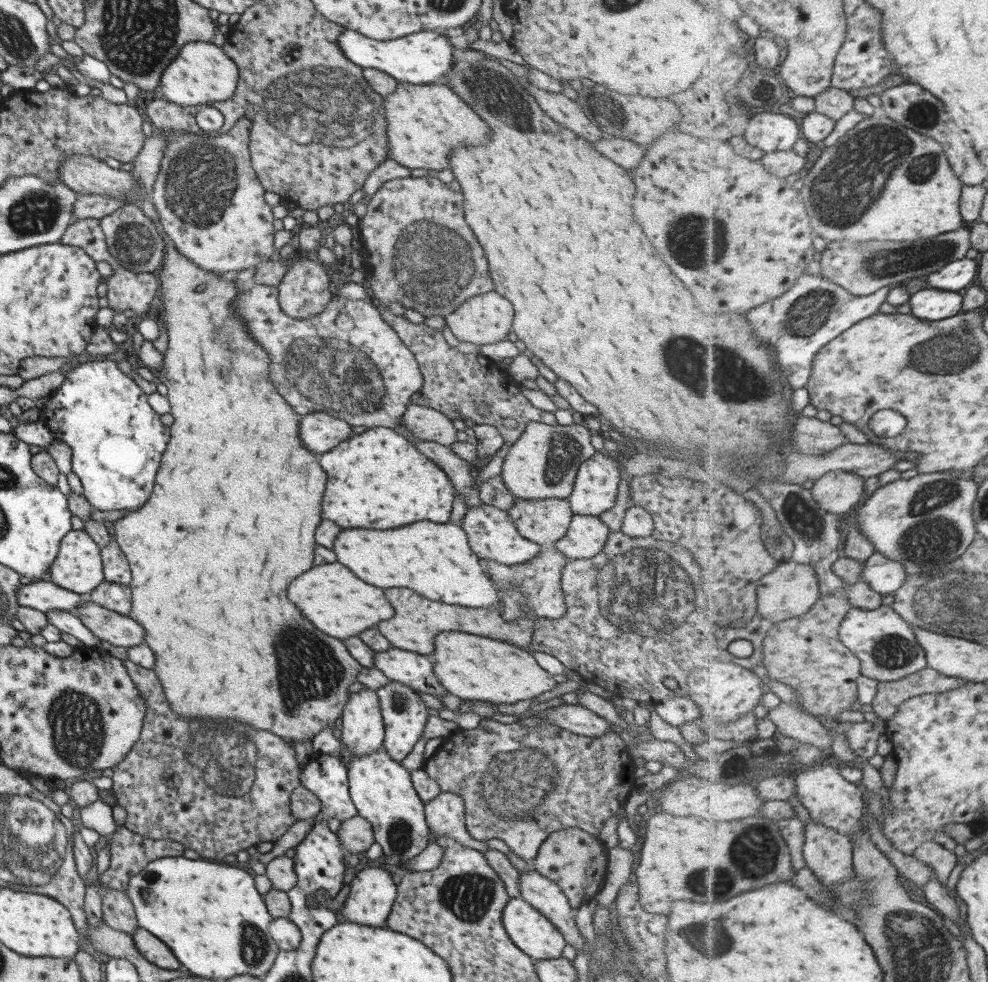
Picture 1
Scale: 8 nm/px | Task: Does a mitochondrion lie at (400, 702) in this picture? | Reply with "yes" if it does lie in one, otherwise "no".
yes

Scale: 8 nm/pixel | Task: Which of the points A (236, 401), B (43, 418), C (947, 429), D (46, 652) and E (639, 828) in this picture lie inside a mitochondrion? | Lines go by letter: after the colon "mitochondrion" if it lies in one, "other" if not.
A: other
B: other
C: other
D: other
E: other

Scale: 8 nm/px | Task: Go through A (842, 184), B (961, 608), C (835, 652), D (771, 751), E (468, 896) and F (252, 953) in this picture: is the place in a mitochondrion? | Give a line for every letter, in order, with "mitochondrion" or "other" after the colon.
A: mitochondrion
B: mitochondrion
C: other
D: other
E: mitochondrion
F: mitochondrion

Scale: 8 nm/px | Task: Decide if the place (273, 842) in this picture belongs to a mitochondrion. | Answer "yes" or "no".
no

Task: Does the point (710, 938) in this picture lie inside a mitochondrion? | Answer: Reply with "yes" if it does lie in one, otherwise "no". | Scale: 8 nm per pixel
yes

